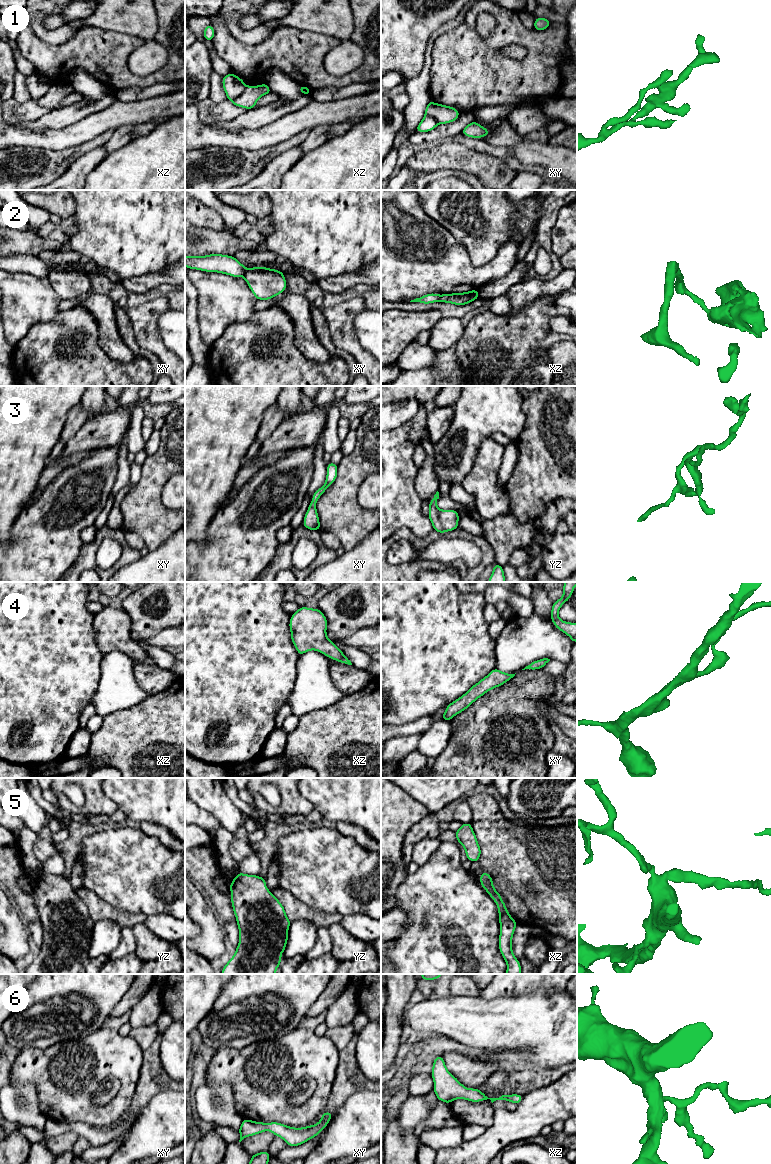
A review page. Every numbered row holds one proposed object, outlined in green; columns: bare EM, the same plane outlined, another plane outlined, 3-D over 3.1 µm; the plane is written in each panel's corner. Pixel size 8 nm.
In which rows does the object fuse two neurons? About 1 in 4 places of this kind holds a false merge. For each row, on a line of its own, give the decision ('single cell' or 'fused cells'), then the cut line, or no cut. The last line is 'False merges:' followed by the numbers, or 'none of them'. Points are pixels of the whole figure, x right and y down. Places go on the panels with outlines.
1: fused cells; cut in xz along (246, 86), (231, 101)
2: fused cells; cut in xy along (246, 269), (242, 275)
3: single cell; no cut
4: single cell; no cut
5: single cell; no cut
6: single cell; no cut
False merges: 1, 2

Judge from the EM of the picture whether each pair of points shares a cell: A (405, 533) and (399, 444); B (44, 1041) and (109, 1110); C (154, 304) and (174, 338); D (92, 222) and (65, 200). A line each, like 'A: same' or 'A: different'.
A: different
B: different
C: different
D: different

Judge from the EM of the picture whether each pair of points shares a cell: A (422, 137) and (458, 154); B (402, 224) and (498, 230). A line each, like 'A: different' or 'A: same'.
A: different
B: different

